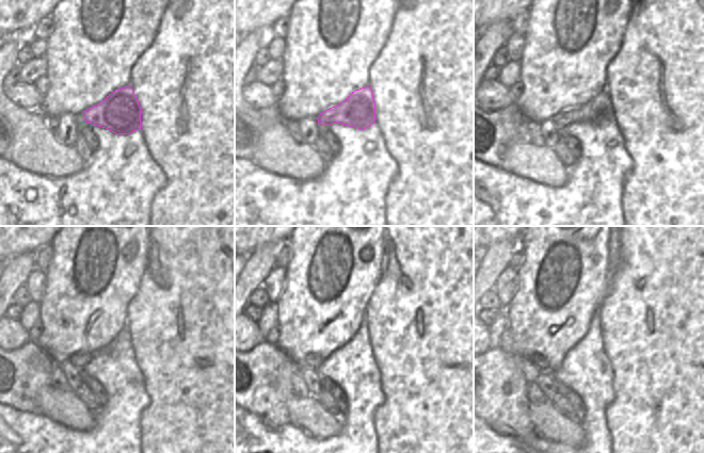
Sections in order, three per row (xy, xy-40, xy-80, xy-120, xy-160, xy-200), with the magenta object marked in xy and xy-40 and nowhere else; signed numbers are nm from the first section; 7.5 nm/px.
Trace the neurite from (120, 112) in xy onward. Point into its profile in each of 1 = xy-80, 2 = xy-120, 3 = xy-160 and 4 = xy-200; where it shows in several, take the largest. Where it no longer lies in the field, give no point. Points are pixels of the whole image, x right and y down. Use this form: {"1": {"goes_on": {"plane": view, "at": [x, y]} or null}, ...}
{"1": {"goes_on": {"plane": "xy-80", "at": [600, 106]}}, "2": {"goes_on": {"plane": "xy-120", "at": [79, 359]}}, "3": {"goes_on": {"plane": "xy-160", "at": [313, 360]}}, "4": {"goes_on": {"plane": "xy-200", "at": [540, 362]}}}

